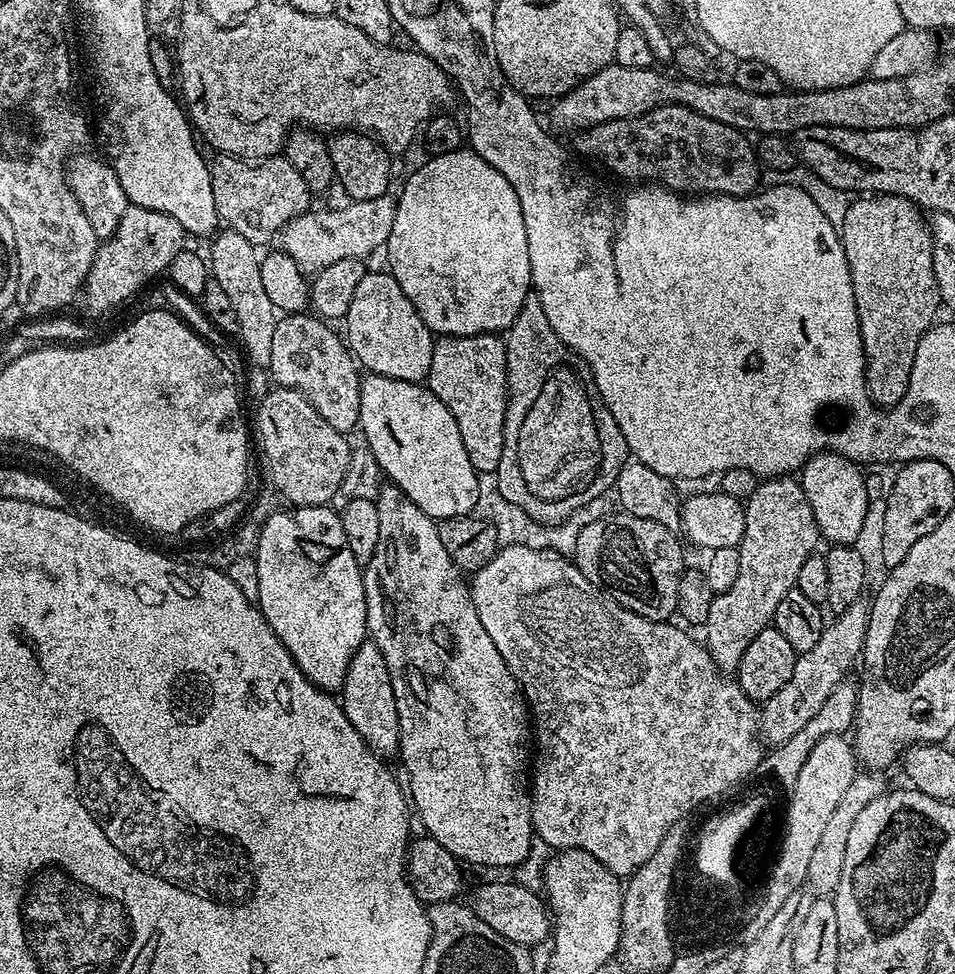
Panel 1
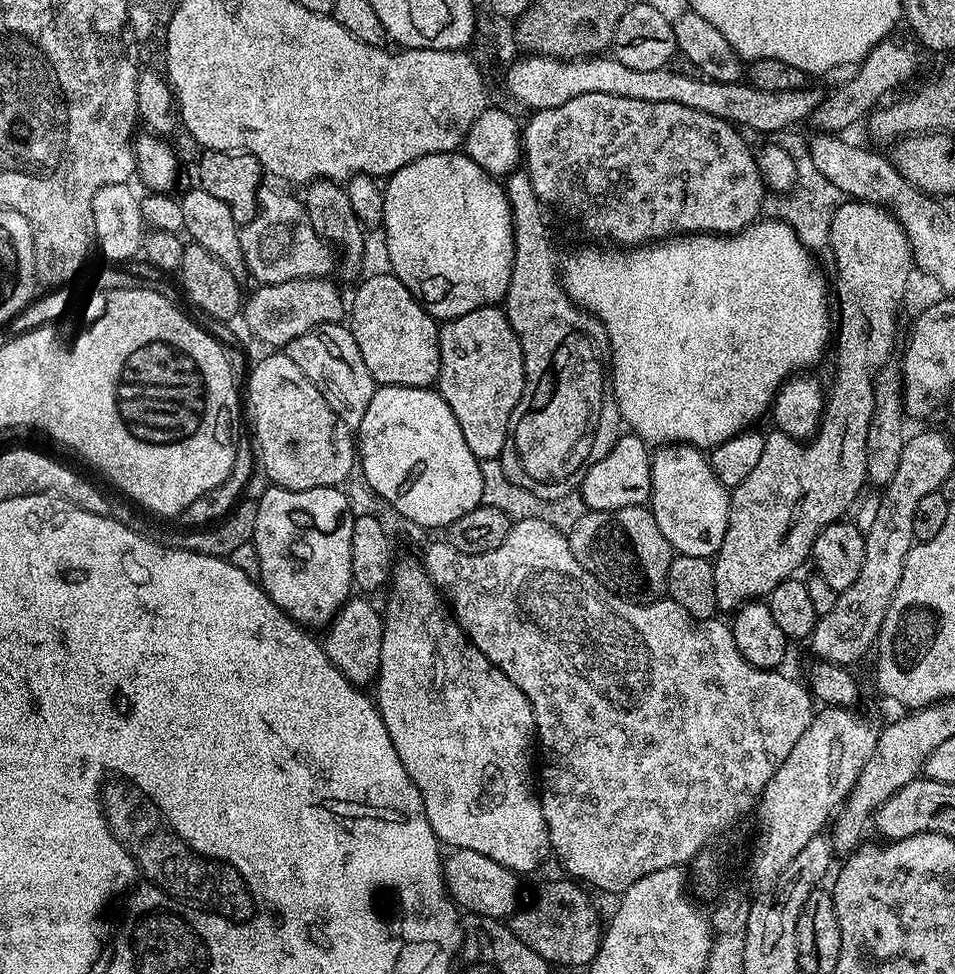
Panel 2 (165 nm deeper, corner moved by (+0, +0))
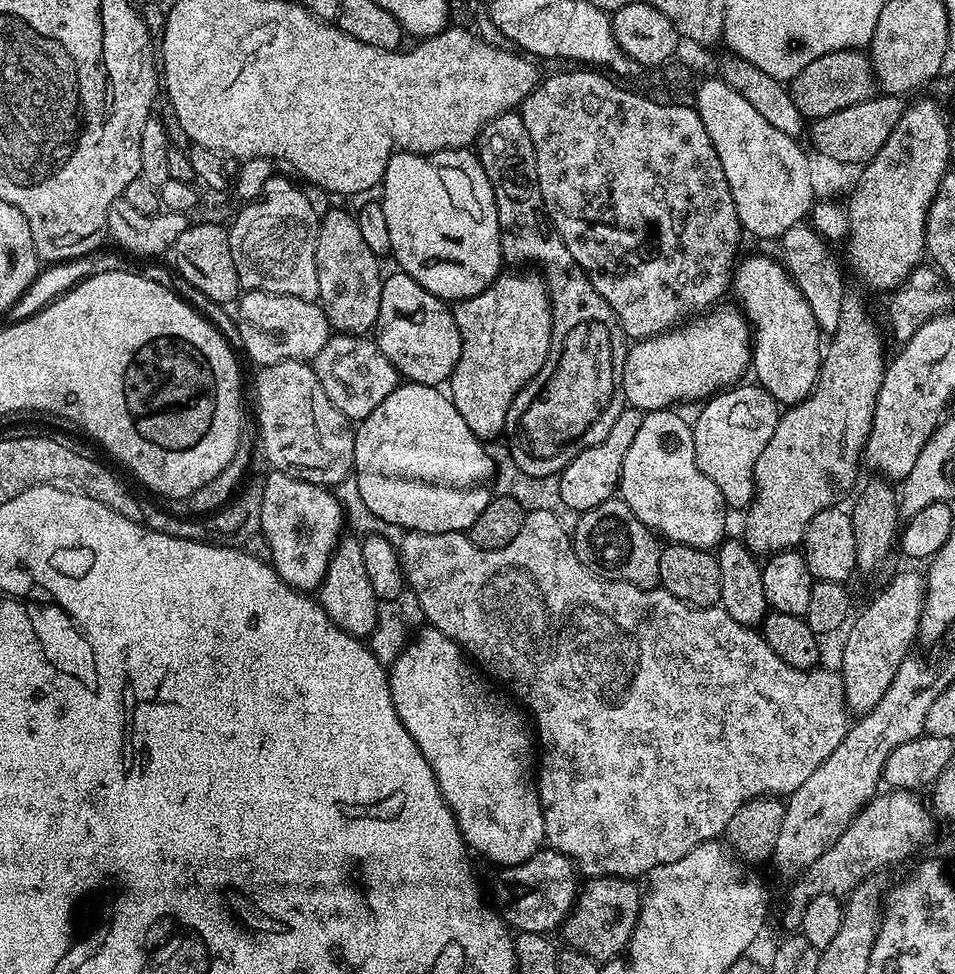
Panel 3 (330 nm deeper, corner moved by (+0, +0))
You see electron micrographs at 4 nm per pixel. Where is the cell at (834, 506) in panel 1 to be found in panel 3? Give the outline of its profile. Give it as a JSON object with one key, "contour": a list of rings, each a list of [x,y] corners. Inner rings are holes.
{"contour":[[[748,256],[735,265],[730,281],[731,291],[736,291],[739,307],[752,334],[751,371],[756,371],[755,383],[772,395],[781,406],[801,404],[816,386],[820,377],[820,361],[822,359],[822,333],[809,302],[796,285],[791,274],[779,259],[771,260],[768,256]]]}

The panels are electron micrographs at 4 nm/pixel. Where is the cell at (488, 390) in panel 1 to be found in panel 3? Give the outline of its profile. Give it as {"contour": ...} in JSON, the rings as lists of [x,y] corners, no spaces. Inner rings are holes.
{"contour":[[[501,274],[482,294],[474,298],[455,301],[452,316],[462,338],[462,354],[458,366],[454,366],[450,377],[452,392],[450,399],[453,406],[462,414],[466,426],[481,442],[492,442],[503,433],[506,426],[506,414],[514,398],[542,370],[548,357],[552,341],[552,299],[548,296],[548,286],[539,275],[507,276]]]}

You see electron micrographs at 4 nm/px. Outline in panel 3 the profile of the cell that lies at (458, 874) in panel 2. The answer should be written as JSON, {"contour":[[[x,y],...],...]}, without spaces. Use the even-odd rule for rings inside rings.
{"contour":[[[545,846],[539,852],[535,852],[526,862],[501,867],[497,872],[500,873],[496,876],[496,885],[493,886],[492,892],[490,888],[490,896],[500,915],[517,933],[539,932],[541,934],[552,934],[555,928],[557,931],[563,925],[568,915],[571,914],[572,907],[576,904],[578,869],[569,856],[557,852],[555,848]]]}

